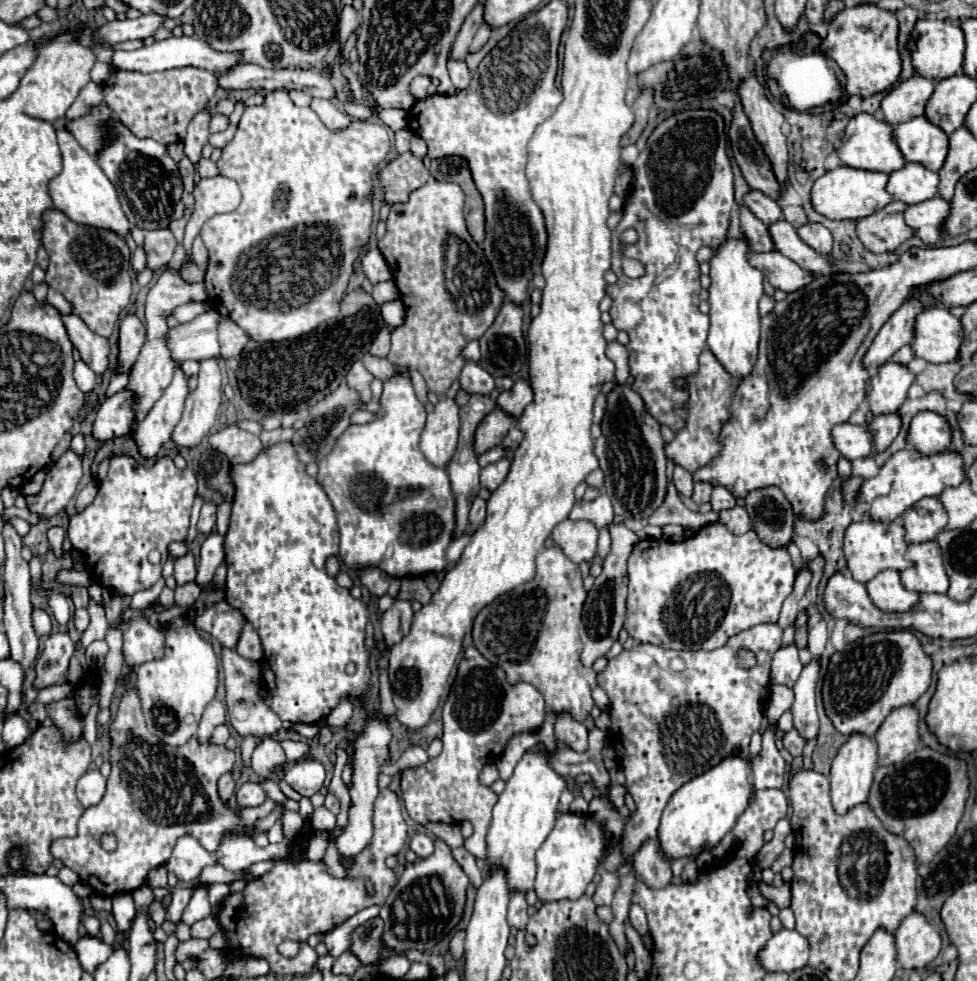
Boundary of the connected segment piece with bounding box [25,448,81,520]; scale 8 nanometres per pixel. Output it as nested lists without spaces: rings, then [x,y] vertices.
[[[69,448],[55,464],[51,472],[47,472],[45,482],[39,494],[27,494],[27,508],[39,514],[41,520],[53,518],[59,510],[67,506],[67,502],[77,492],[77,484],[81,480],[81,458]]]

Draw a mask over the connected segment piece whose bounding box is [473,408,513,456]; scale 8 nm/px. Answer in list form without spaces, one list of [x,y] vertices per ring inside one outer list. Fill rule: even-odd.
[[[495,408],[491,414],[487,414],[475,430],[475,442],[473,442],[475,454],[479,456],[479,454],[487,452],[489,448],[499,446],[511,426],[513,426],[513,418],[507,416],[505,412],[501,412],[499,408]]]

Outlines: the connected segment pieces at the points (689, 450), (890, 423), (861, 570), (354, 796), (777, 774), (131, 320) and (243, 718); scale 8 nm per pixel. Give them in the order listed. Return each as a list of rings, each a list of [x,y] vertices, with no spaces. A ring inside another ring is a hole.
[[[703,350],[703,354],[699,356],[699,372],[687,380],[677,380],[677,384],[685,384],[689,388],[689,418],[687,426],[675,434],[675,440],[671,444],[665,446],[665,454],[685,470],[695,472],[697,468],[709,464],[721,450],[717,438],[721,426],[729,420],[727,402],[733,396],[735,380],[725,372],[725,368],[717,362],[717,358],[709,350]]]
[[[897,414],[875,416],[869,422],[869,432],[873,436],[875,452],[885,452],[889,448],[889,444],[893,442],[893,438],[897,436],[899,428],[901,428],[901,418]]]
[[[869,518],[861,520],[861,522],[855,522],[851,524],[847,530],[845,530],[845,546],[843,546],[843,552],[845,552],[845,560],[847,560],[847,570],[851,572],[851,576],[857,580],[857,582],[863,582],[867,584],[875,574],[879,574],[881,570],[905,570],[909,568],[909,560],[905,560],[905,550],[907,550],[907,544],[903,540],[905,536],[905,530],[901,524],[897,522],[891,522],[891,524],[881,524],[881,522],[873,522]]]
[[[371,720],[367,724],[367,728],[363,730],[363,734],[359,734],[357,740],[355,740],[355,754],[353,754],[355,772],[353,772],[353,780],[351,780],[351,786],[349,786],[349,794],[351,794],[349,826],[337,838],[339,854],[345,856],[345,858],[351,858],[357,852],[361,852],[369,844],[369,840],[373,836],[373,822],[371,822],[371,818],[373,818],[373,804],[375,804],[375,798],[379,794],[377,776],[381,772],[381,764],[387,760],[387,754],[389,754],[389,748],[387,748],[389,740],[391,740],[391,730],[387,728],[385,720]]]
[[[769,726],[763,734],[763,750],[753,760],[753,782],[757,790],[765,788],[781,788],[783,776],[785,776],[785,760],[781,758],[777,746],[775,746],[775,732],[777,726]]]
[[[129,314],[119,324],[119,356],[117,356],[117,372],[131,372],[137,362],[139,350],[145,344],[145,324]]]
[[[221,648],[221,664],[223,664],[223,672],[225,672],[225,686],[227,686],[227,712],[229,712],[231,726],[237,730],[237,734],[239,736],[255,736],[257,740],[277,734],[281,730],[281,720],[265,704],[265,700],[259,694],[261,666],[253,660],[239,656],[233,648]]]

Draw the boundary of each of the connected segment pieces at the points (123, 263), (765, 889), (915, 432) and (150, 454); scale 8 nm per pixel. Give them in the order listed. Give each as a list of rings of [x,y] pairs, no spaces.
[[[51,208],[43,214],[41,244],[49,254],[47,284],[65,296],[73,312],[95,334],[107,338],[131,298],[131,262],[125,238],[111,230],[81,226],[67,218],[61,210]]]
[[[759,882],[759,892],[769,902],[777,904],[777,908],[787,908],[789,902],[791,902],[791,886],[789,884],[783,884],[781,888],[775,888],[775,886],[769,886],[765,882]]]
[[[919,412],[909,426],[907,444],[933,456],[933,452],[945,452],[951,444],[951,428],[947,420],[935,412]]]
[[[177,368],[169,388],[163,392],[163,396],[155,402],[147,418],[135,430],[135,442],[143,458],[155,458],[159,450],[169,442],[171,432],[181,418],[185,398],[187,398],[187,378]]]

